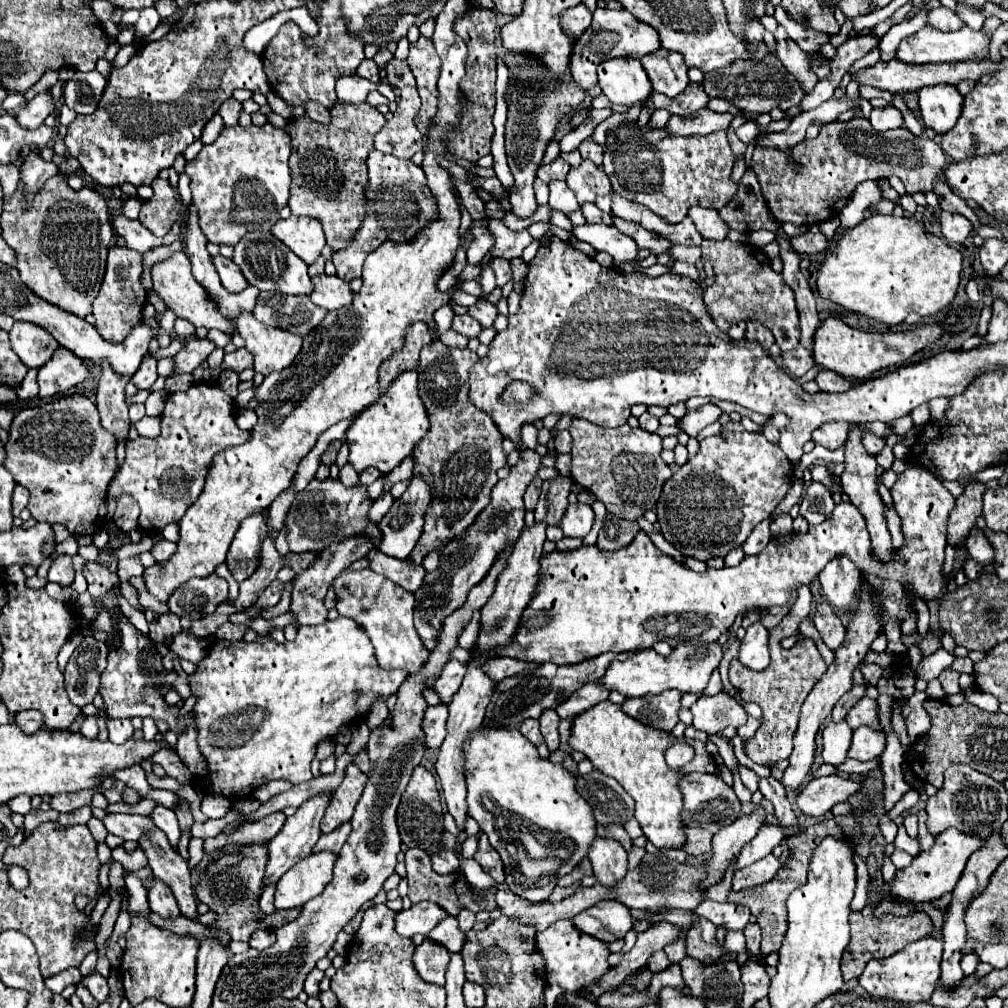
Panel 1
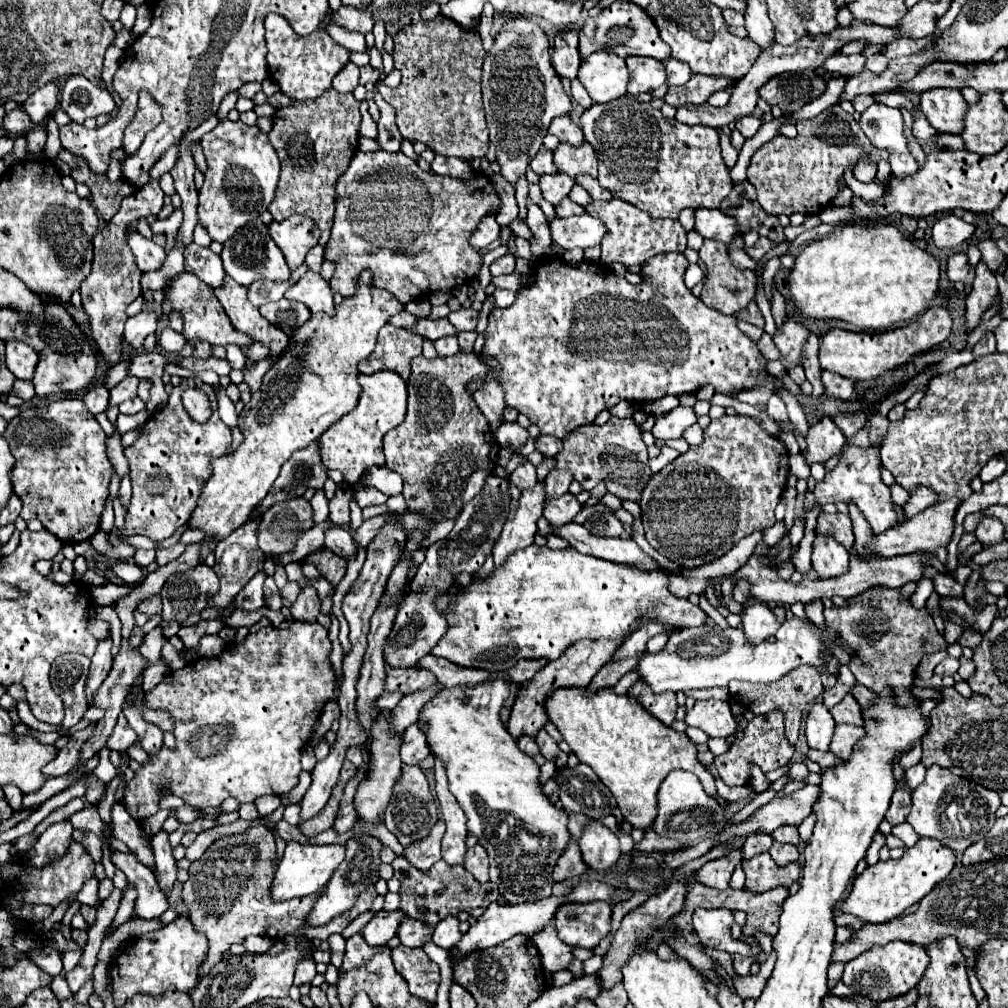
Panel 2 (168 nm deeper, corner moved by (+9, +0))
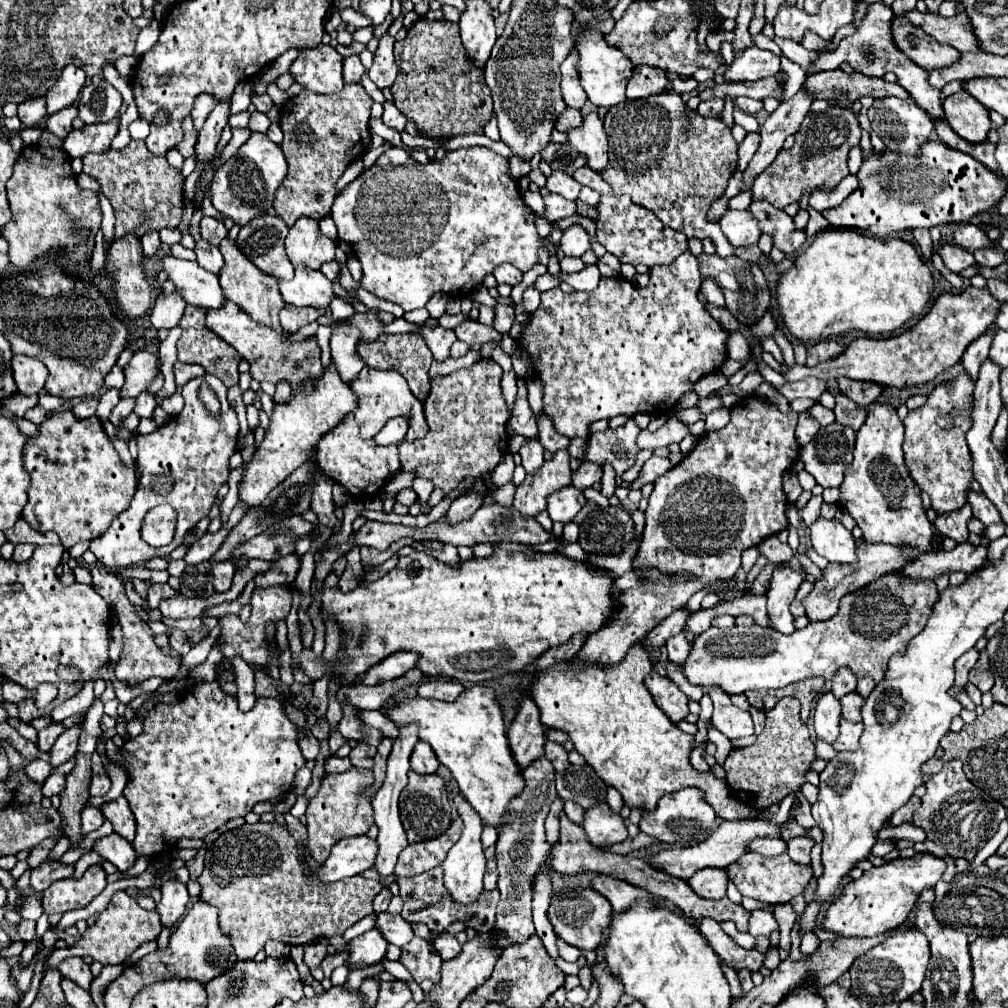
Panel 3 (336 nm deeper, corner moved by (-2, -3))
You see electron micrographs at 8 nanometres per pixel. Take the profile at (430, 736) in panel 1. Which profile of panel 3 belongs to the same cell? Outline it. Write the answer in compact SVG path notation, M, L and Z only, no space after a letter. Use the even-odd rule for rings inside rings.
M417 742L411 754L411 770L417 774L435 774L439 768L439 760L431 754L431 748L425 742Z

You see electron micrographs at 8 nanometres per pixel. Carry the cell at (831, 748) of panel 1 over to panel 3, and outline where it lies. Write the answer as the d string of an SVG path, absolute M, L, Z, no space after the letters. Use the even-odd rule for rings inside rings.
M823 692L815 704L815 730L817 736L829 744L835 742L839 734L839 720L841 720L841 704L831 692Z

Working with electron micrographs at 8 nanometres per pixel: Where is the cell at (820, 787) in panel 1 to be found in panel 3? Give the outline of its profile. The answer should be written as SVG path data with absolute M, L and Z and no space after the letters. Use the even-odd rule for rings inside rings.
M749 818L739 820L739 822L721 822L721 826L717 830L713 830L707 840L703 840L695 846L685 846L685 848L665 848L665 850L657 852L649 860L649 864L675 878L687 880L697 870L703 870L703 868L727 868L731 862L735 862L737 858L741 858L747 852L747 844L757 836L779 838L779 826L771 824L771 822L763 822L763 820L749 820Z

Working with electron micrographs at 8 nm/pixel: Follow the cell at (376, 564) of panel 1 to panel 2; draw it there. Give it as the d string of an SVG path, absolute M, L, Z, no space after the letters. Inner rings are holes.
M330 529L326 533L326 547L346 561L354 561L358 553L358 547L352 541L352 535L344 529Z

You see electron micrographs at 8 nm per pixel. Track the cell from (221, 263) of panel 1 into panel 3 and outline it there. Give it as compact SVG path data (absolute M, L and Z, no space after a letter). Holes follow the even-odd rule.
M199 240L195 244L195 254L197 254L197 264L213 274L219 274L221 266L223 266L223 256L219 252L217 246L205 242L205 240Z

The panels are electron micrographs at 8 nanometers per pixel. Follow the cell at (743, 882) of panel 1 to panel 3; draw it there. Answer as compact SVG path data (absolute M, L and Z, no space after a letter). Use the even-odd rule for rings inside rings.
M749 852L749 854L743 854L739 862L733 862L727 868L727 872L743 896L759 902L767 902L767 904L785 904L793 900L795 896L803 894L809 880L813 878L811 866L799 866L789 858L787 852L779 856L761 856L757 852Z

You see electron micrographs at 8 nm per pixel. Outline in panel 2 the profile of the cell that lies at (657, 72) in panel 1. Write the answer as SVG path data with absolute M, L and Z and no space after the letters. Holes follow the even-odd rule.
M628 57L626 65L628 65L628 71L630 71L628 93L632 93L632 95L648 93L648 91L654 91L660 85L668 83L666 67L658 59L652 59L652 57Z

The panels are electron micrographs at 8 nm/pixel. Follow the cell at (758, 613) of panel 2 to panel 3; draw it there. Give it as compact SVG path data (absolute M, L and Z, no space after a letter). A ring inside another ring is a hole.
M783 566L783 568L775 568L773 570L773 578L771 578L771 588L767 592L767 612L771 618L771 624L775 630L783 632L783 634L793 634L793 616L789 612L791 602L797 596L799 586L805 580L805 568L793 570L791 566Z

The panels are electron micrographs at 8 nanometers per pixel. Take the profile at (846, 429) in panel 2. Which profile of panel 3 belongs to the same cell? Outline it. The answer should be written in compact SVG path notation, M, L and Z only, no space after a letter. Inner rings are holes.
M837 396L835 416L837 416L839 424L845 424L845 426L851 426L853 430L859 430L863 426L863 422L867 420L867 410L861 408L859 404L855 404L853 400L849 400L847 396Z

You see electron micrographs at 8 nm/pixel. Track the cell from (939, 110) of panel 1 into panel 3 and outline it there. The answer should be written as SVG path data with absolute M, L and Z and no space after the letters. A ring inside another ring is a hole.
M957 92L943 100L945 120L967 142L987 142L991 130L989 110L983 110L981 102L975 102L971 94Z

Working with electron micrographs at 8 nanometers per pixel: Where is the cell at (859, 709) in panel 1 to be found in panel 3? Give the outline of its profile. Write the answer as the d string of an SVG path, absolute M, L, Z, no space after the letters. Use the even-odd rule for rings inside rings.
M851 692L851 694L843 696L839 702L841 702L841 706L843 706L843 718L845 718L845 720L861 722L861 712L859 712L859 708L863 706L863 698L861 698L857 692Z

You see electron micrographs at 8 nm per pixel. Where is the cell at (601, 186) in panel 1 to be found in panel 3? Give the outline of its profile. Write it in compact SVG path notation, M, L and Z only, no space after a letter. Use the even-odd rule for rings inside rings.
M597 112L583 116L581 126L567 130L569 144L587 156L587 166L593 170L603 170L607 166L607 134L603 128L603 118Z

